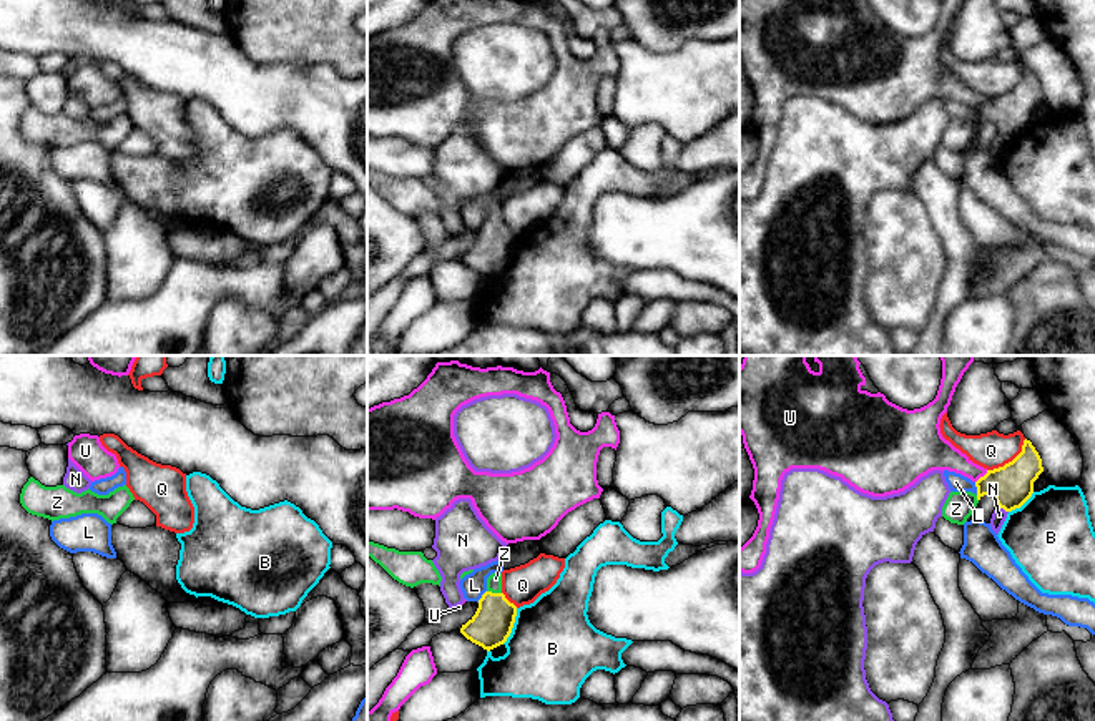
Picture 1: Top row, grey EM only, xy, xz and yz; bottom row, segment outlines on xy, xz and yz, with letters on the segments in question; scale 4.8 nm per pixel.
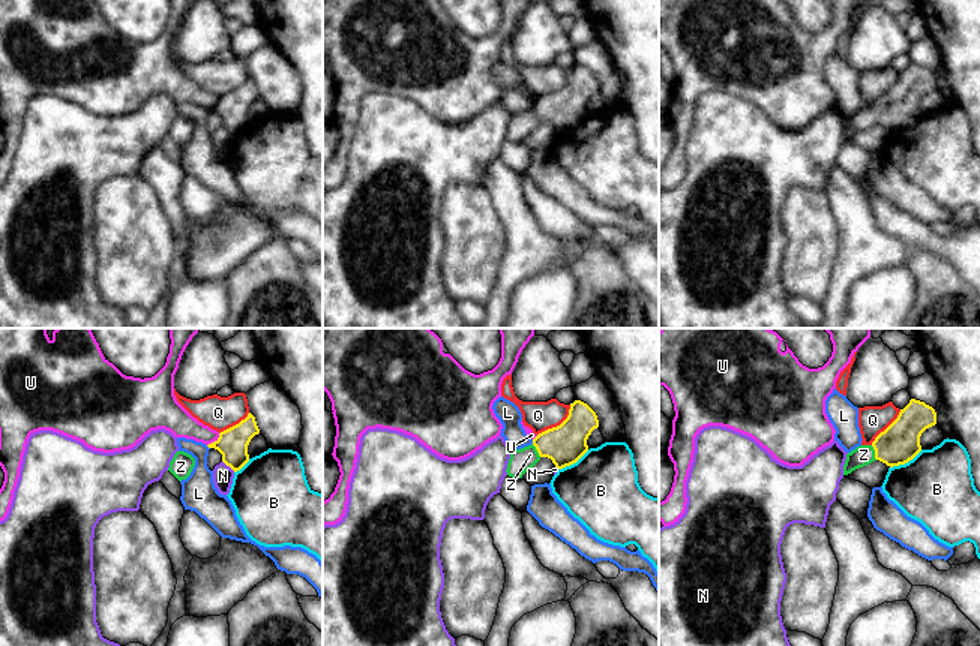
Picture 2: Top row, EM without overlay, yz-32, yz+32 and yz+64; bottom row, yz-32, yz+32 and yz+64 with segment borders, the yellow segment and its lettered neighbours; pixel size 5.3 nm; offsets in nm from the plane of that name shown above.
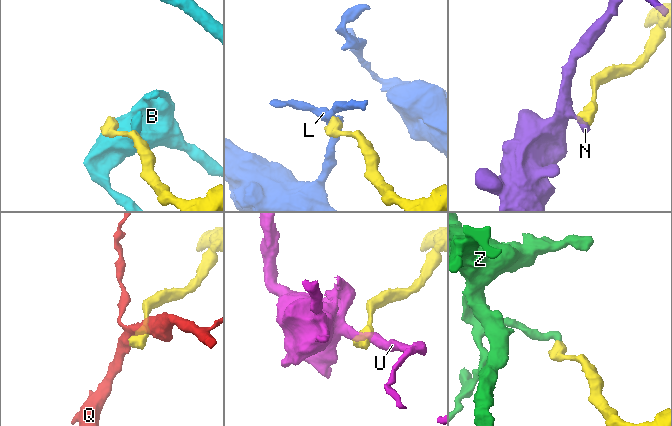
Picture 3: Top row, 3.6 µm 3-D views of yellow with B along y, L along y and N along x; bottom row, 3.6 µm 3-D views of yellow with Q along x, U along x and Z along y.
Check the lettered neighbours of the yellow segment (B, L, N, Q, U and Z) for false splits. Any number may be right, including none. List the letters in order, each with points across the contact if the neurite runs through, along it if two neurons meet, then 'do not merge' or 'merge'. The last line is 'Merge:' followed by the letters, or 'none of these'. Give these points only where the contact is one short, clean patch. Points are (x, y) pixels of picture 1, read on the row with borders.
B: do not merge
L: do not merge
N: border along yz (997, 505), (1007, 512); do not merge
Q: border along yz (1026, 439), (1021, 451), (1011, 461), (987, 470); do not merge
U: border along yz (987, 470), (976, 482); do not merge
Z: runs through xz (492, 623), (494, 593), (494, 582); merge
Merge: Z

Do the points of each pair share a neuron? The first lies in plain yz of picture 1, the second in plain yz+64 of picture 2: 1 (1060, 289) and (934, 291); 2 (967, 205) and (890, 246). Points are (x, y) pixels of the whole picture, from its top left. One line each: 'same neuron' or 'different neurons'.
1: same neuron
2: different neurons

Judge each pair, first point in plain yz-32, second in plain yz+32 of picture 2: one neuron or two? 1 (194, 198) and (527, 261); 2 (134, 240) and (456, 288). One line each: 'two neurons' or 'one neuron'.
1: two neurons
2: one neuron

